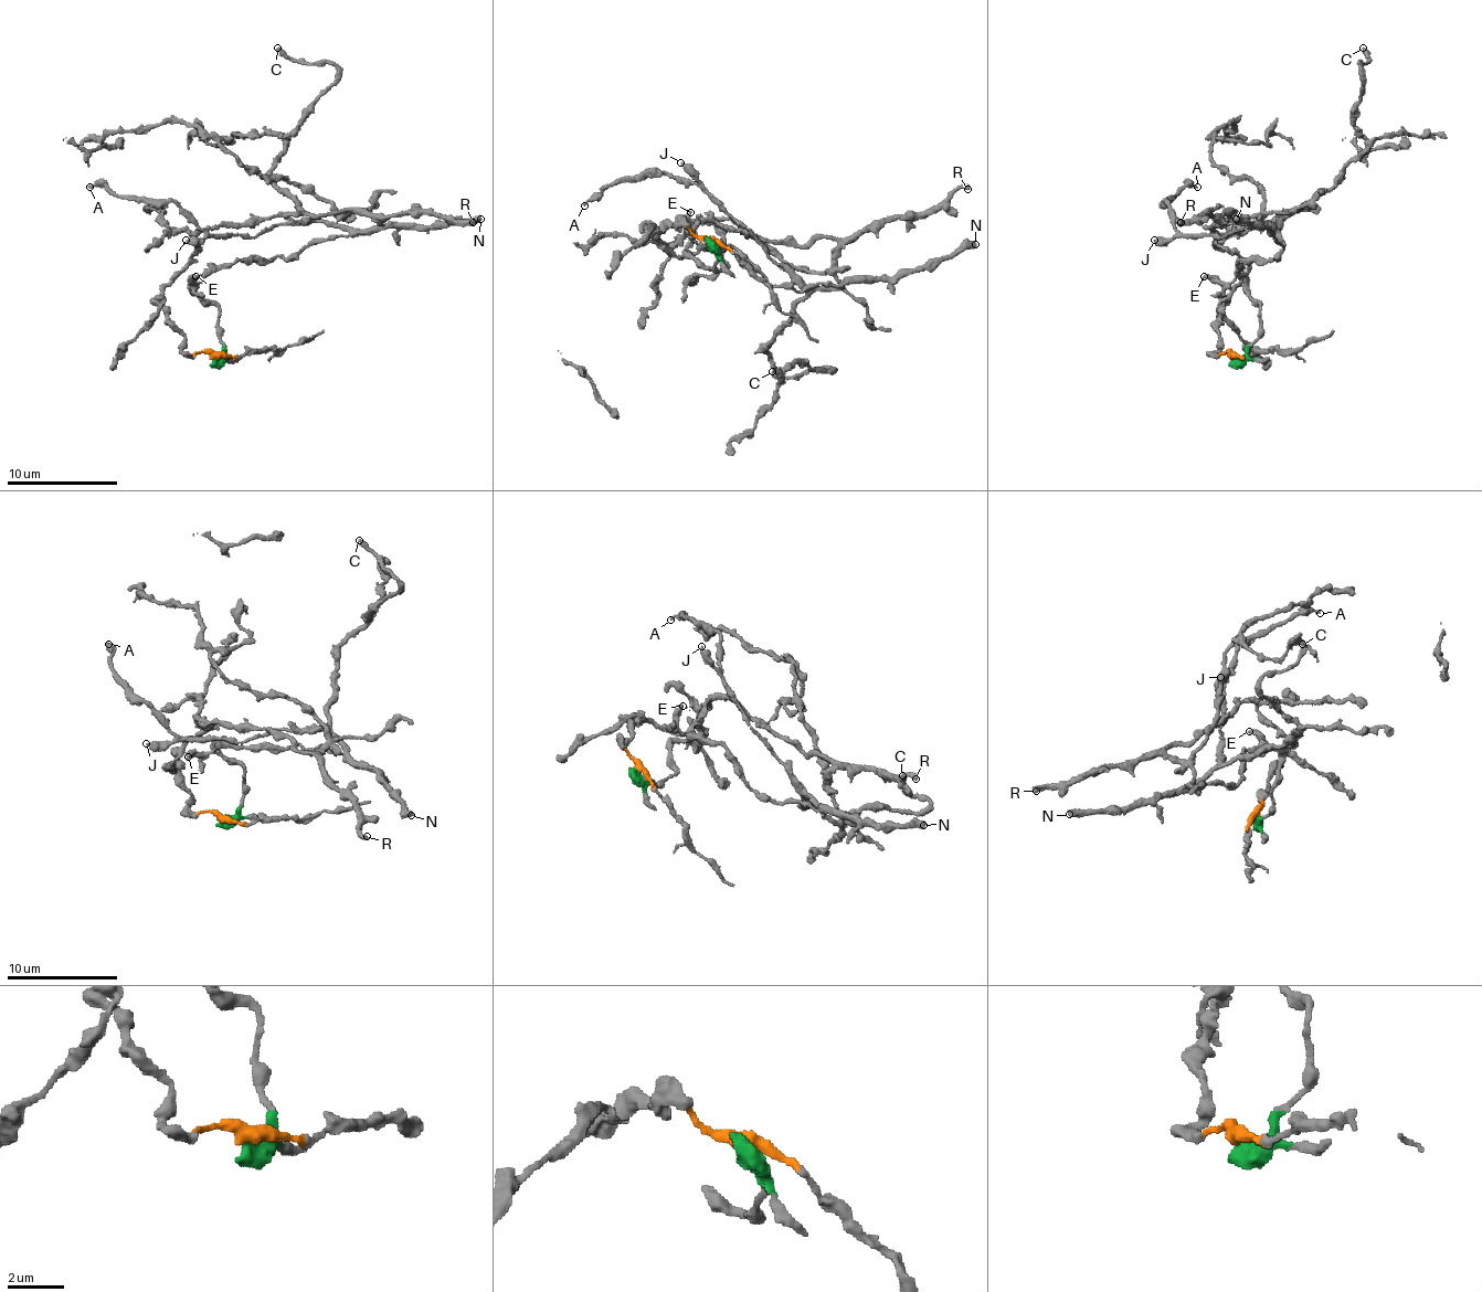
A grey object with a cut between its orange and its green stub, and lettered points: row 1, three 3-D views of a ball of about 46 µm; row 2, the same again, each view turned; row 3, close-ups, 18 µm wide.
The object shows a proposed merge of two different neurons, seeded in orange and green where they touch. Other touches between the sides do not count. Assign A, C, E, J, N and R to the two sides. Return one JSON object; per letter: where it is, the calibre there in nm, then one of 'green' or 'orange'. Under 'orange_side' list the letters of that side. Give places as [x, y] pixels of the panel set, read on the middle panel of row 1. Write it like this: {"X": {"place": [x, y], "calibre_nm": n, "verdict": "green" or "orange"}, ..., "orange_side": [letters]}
{"A": {"place": [584, 205], "calibre_nm": 200, "verdict": "green"}, "C": {"place": [772, 371], "calibre_nm": 360, "verdict": "green"}, "E": {"place": [690, 212], "calibre_nm": 360, "verdict": "green"}, "J": {"place": [680, 162], "calibre_nm": 440, "verdict": "green"}, "N": {"place": [975, 244], "calibre_nm": 500, "verdict": "green"}, "R": {"place": [967, 189], "calibre_nm": 320, "verdict": "orange"}, "orange_side": ["R"]}

